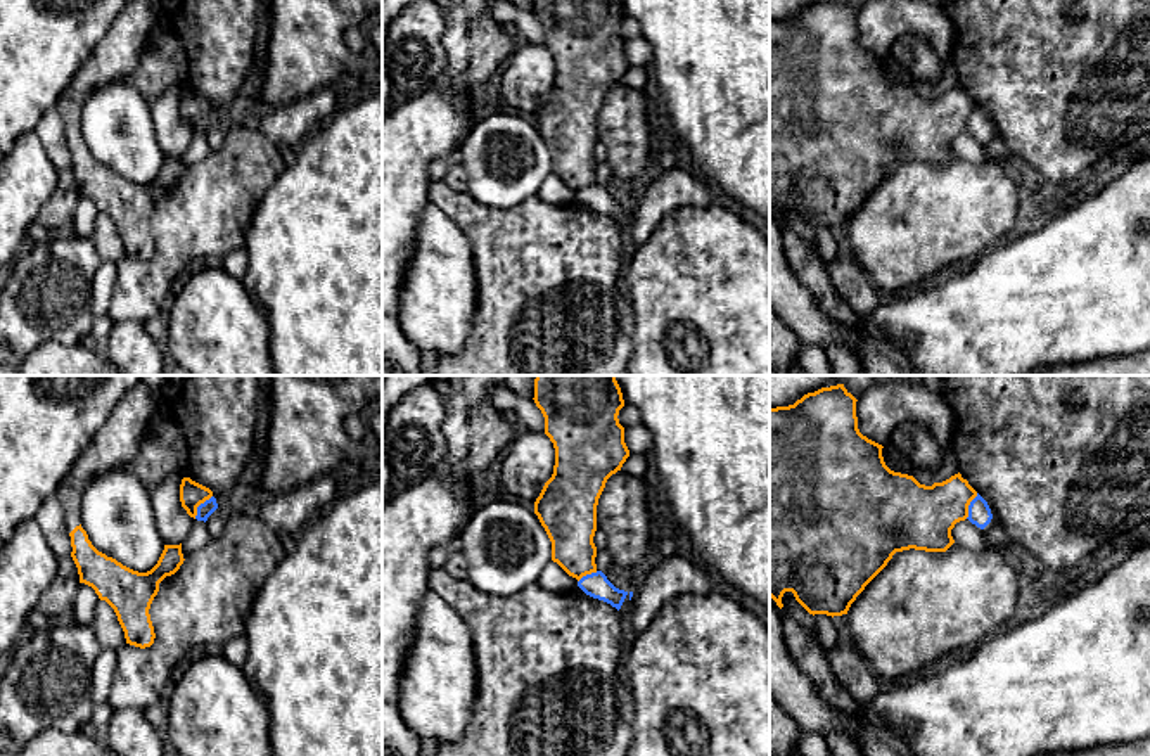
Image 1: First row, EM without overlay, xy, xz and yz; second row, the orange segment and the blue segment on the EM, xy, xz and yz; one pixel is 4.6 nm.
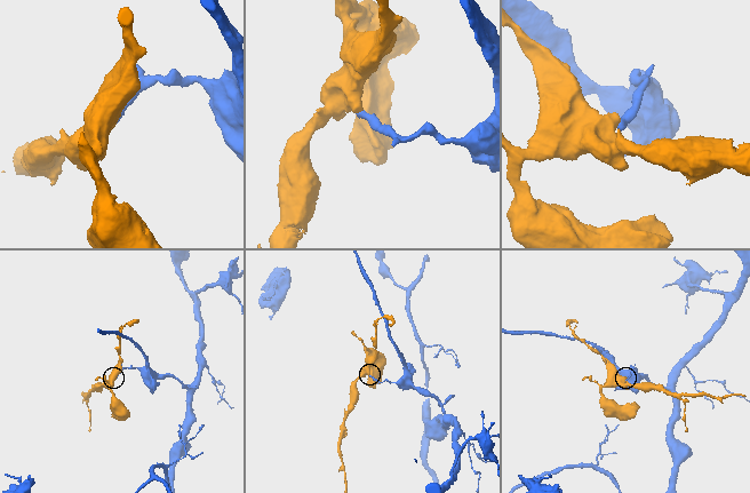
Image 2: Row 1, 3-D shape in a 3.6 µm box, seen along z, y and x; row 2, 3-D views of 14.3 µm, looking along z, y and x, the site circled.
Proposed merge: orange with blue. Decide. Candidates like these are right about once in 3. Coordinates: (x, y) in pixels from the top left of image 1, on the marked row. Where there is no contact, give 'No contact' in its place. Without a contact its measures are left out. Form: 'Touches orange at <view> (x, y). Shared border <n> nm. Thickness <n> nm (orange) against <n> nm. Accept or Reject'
Touches orange at xy (199, 504). Shared border 140 nm. Thickness 120 nm (orange) against 70 nm. Reject

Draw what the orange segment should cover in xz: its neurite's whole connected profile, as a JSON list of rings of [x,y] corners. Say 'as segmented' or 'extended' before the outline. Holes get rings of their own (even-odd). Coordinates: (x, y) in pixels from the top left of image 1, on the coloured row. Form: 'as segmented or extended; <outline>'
as segmented; [[[536,375],[534,403],[545,417],[545,434],[555,448],[552,477],[534,502],[534,514],[552,541],[552,561],[578,581],[597,573],[597,505],[607,479],[629,457],[619,410],[624,407],[616,375]]]

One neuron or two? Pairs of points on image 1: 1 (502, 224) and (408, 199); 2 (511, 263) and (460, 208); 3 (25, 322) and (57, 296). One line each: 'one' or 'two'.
1: two
2: one
3: one

